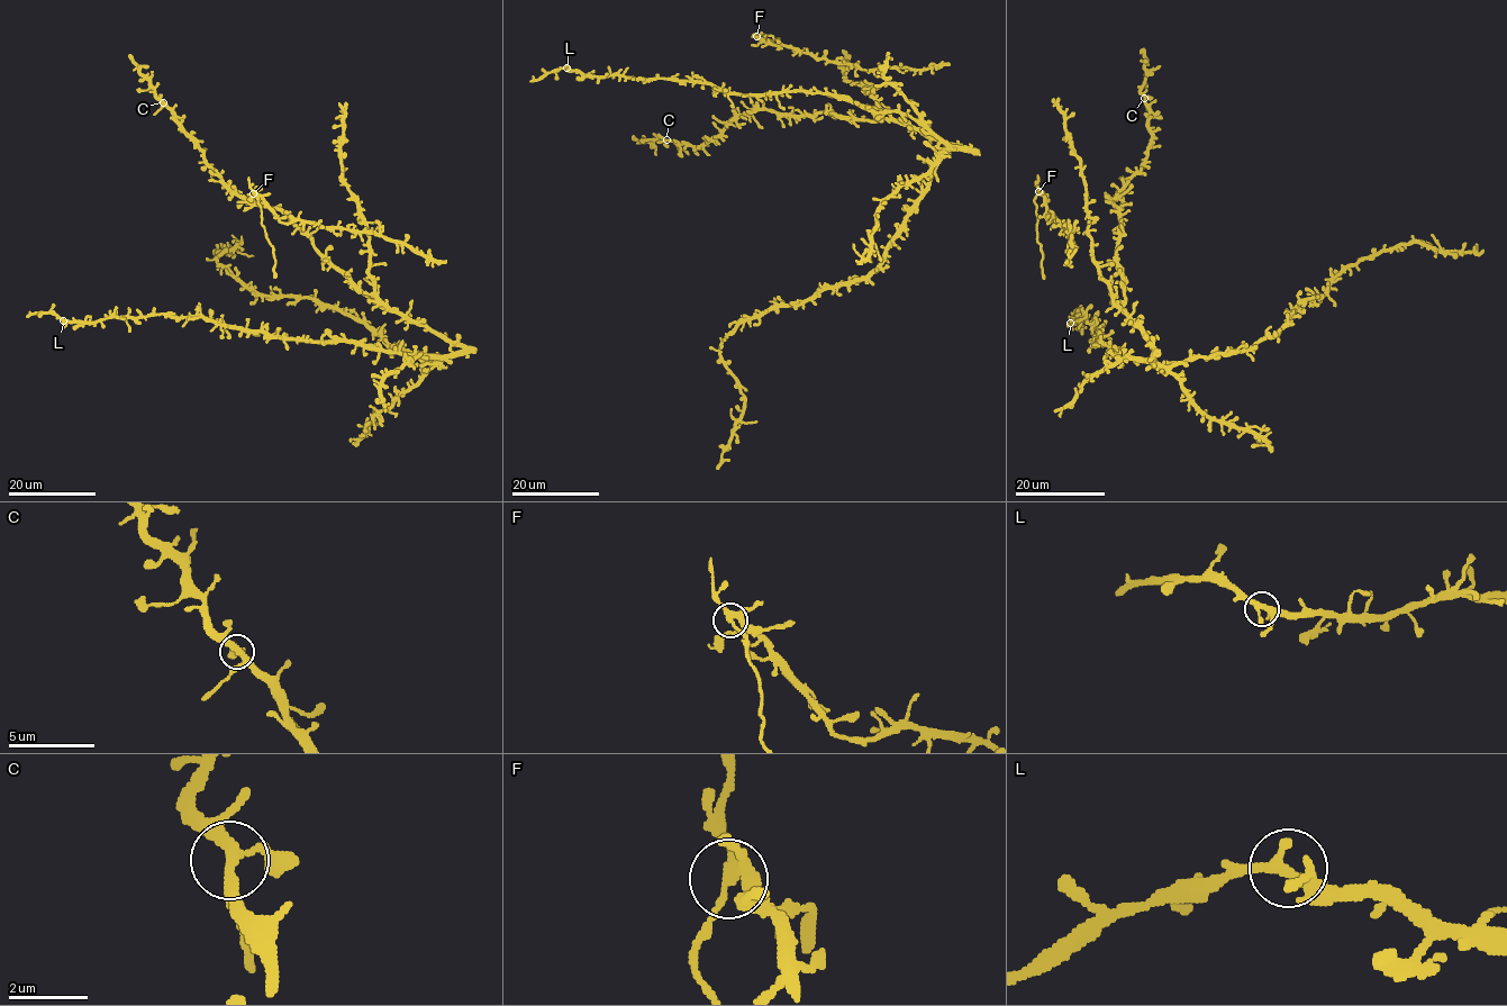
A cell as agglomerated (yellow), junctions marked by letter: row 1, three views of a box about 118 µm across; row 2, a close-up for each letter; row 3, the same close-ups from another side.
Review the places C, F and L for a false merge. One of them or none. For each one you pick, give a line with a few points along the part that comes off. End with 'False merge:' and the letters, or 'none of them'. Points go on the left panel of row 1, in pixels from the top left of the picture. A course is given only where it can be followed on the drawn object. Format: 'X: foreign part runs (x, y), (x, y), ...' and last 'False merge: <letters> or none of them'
F: foreign part runs (253, 192), (261, 208), (268, 241), (273, 247), (275, 278)
False merge: F

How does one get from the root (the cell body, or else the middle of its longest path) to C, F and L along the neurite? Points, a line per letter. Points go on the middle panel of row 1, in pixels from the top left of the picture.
C: (945, 153), (954, 146), (892, 119), (766, 109), (738, 115), (700, 146), (666, 139)
F: (945, 153), (954, 146), (896, 123), (880, 109), (872, 88), (855, 66), (766, 44), (756, 36)
L: (945, 153), (946, 146), (911, 118), (873, 112), (827, 93), (741, 94), (704, 82), (591, 76), (566, 68)

